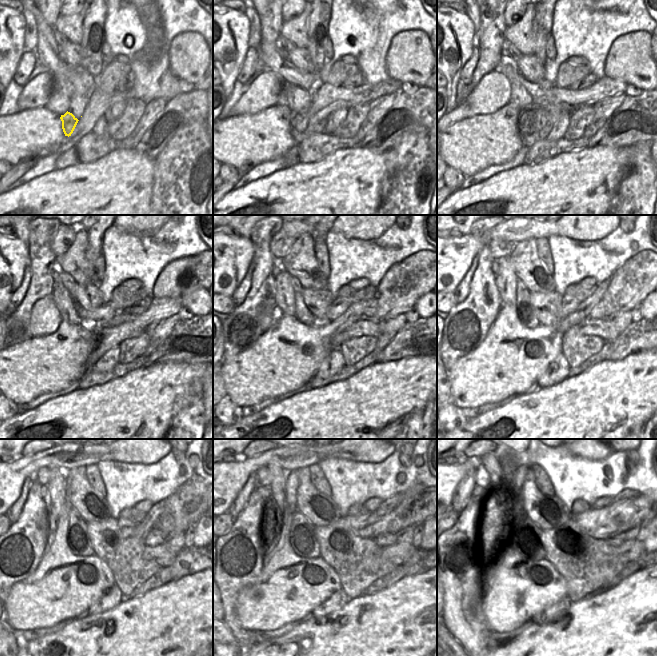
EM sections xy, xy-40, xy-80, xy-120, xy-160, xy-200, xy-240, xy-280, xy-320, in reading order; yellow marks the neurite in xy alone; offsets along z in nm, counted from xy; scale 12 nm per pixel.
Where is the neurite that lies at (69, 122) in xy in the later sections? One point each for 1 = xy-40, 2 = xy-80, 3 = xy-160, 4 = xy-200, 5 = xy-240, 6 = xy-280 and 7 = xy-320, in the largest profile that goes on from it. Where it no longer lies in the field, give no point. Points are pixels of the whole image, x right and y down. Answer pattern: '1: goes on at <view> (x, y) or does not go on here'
1: goes on at xy-40 (299, 122)
2: goes on at xy-80 (530, 134)
3: goes on at xy-160 (365, 327)
4: goes on at xy-200 (605, 329)
5: goes on at xy-240 (163, 555)
6: goes on at xy-280 (399, 553)
7: goes on at xy-320 (630, 550)

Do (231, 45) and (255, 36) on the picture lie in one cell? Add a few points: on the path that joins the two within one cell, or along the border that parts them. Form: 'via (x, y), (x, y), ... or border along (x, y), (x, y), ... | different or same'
border along (246, 16), (249, 21), (249, 46) | different

